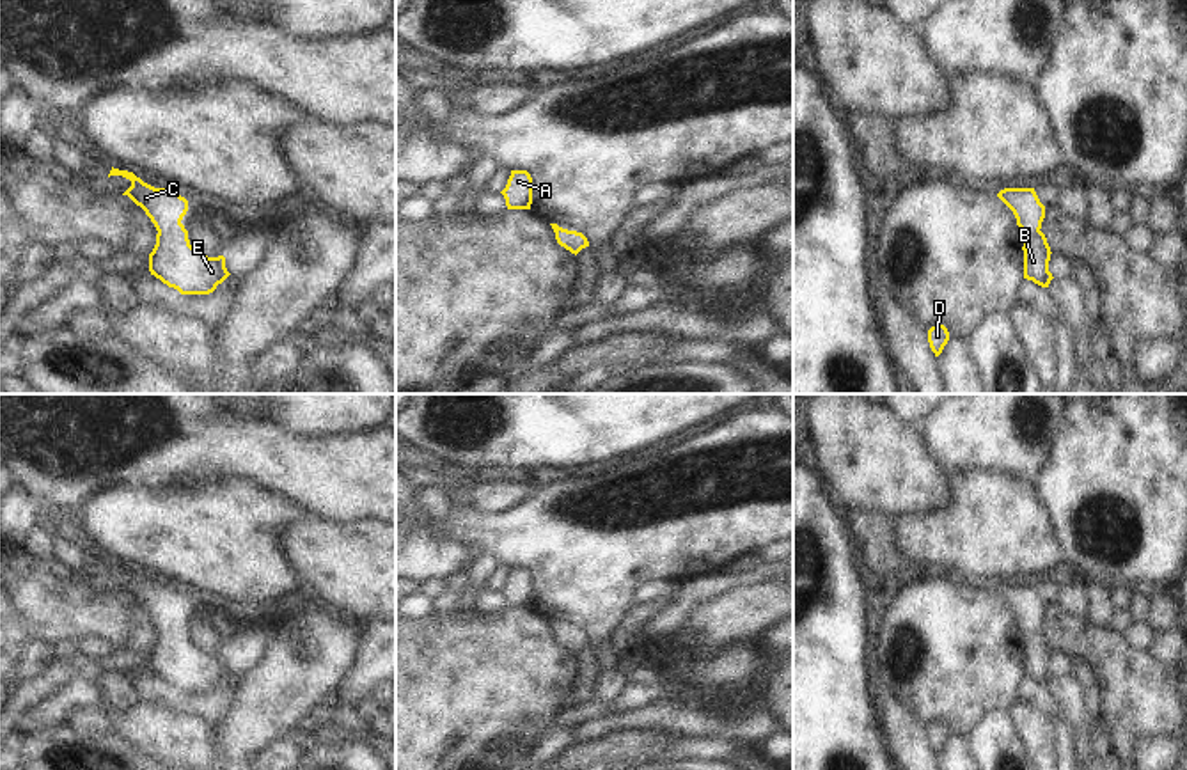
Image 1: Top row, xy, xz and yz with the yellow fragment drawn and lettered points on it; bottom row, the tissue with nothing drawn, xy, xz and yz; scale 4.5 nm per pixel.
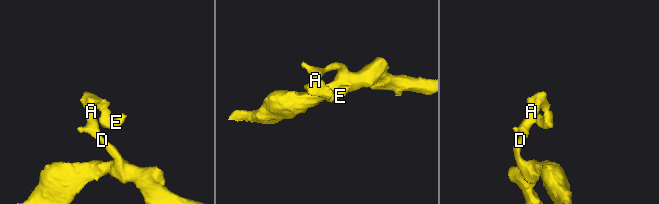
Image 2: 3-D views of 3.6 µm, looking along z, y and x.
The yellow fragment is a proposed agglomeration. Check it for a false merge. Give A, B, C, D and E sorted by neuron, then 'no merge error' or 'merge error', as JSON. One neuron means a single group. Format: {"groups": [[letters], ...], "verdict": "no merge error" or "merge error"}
{"groups": [["A", "B", "C", "D", "E"]], "verdict": "no merge error"}

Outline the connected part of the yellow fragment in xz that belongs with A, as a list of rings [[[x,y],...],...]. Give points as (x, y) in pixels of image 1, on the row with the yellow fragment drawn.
[[[511,170],[506,188],[500,192],[507,209],[531,209],[532,177],[527,170]]]

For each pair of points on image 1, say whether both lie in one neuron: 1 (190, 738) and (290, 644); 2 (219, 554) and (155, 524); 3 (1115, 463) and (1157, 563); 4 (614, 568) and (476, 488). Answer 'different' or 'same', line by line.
1: different
2: same
3: same
4: different

